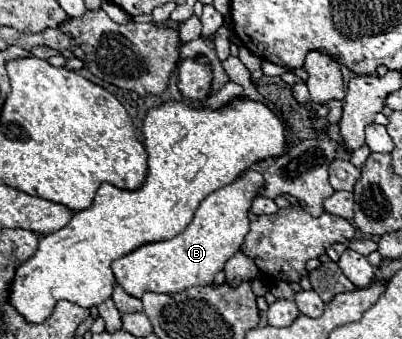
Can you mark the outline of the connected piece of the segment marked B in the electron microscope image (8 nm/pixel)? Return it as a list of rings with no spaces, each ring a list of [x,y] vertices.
[[[245,170],[231,184],[211,192],[199,204],[191,224],[171,240],[149,242],[129,252],[127,256],[115,260],[111,270],[115,282],[125,288],[135,298],[141,298],[143,292],[183,292],[191,286],[205,286],[213,282],[213,276],[223,270],[225,262],[241,248],[245,234],[249,232],[249,210],[251,200],[259,196],[259,190],[265,186],[265,178],[257,170]]]

